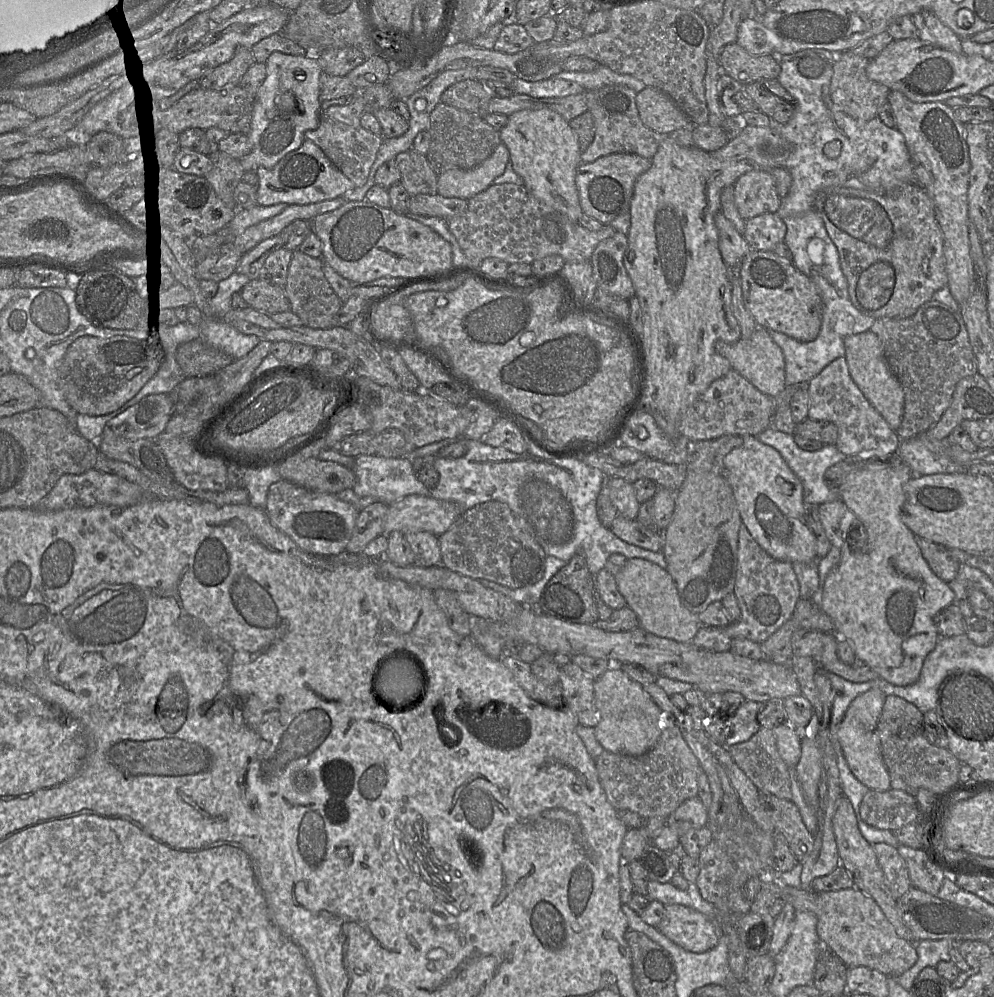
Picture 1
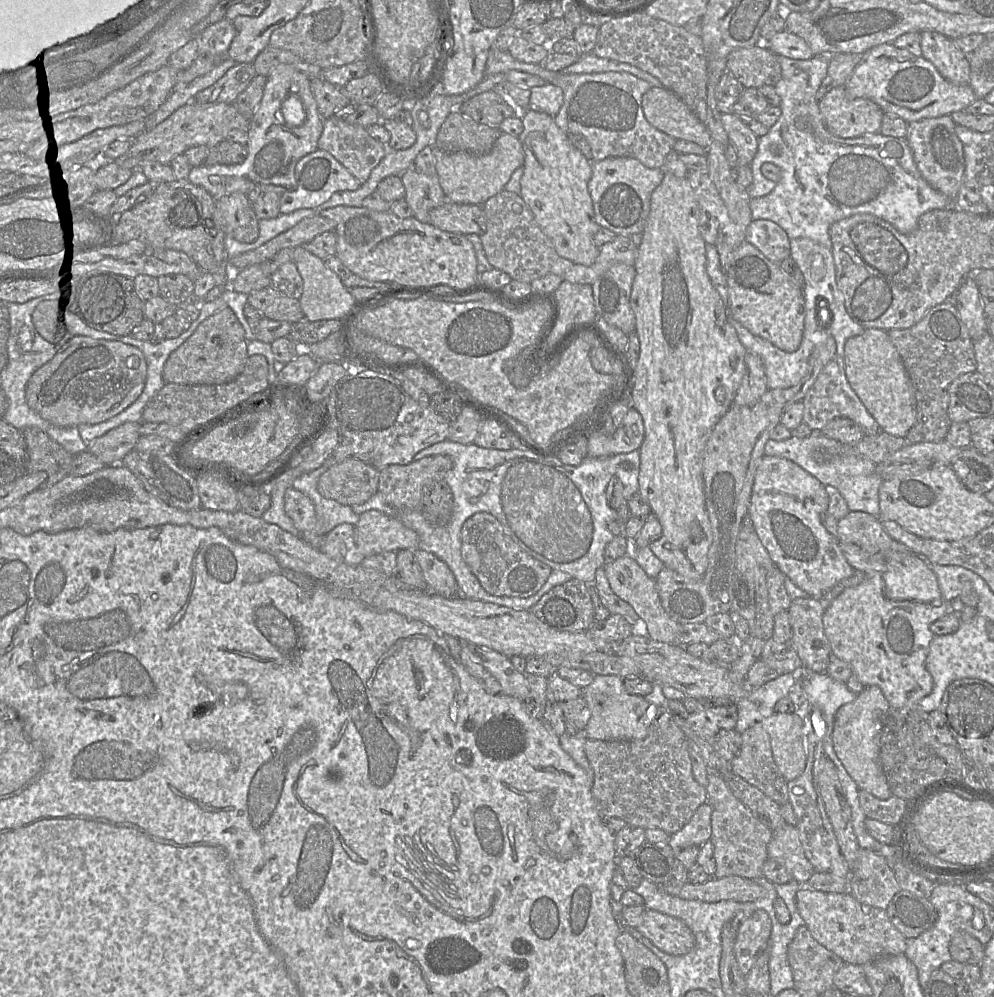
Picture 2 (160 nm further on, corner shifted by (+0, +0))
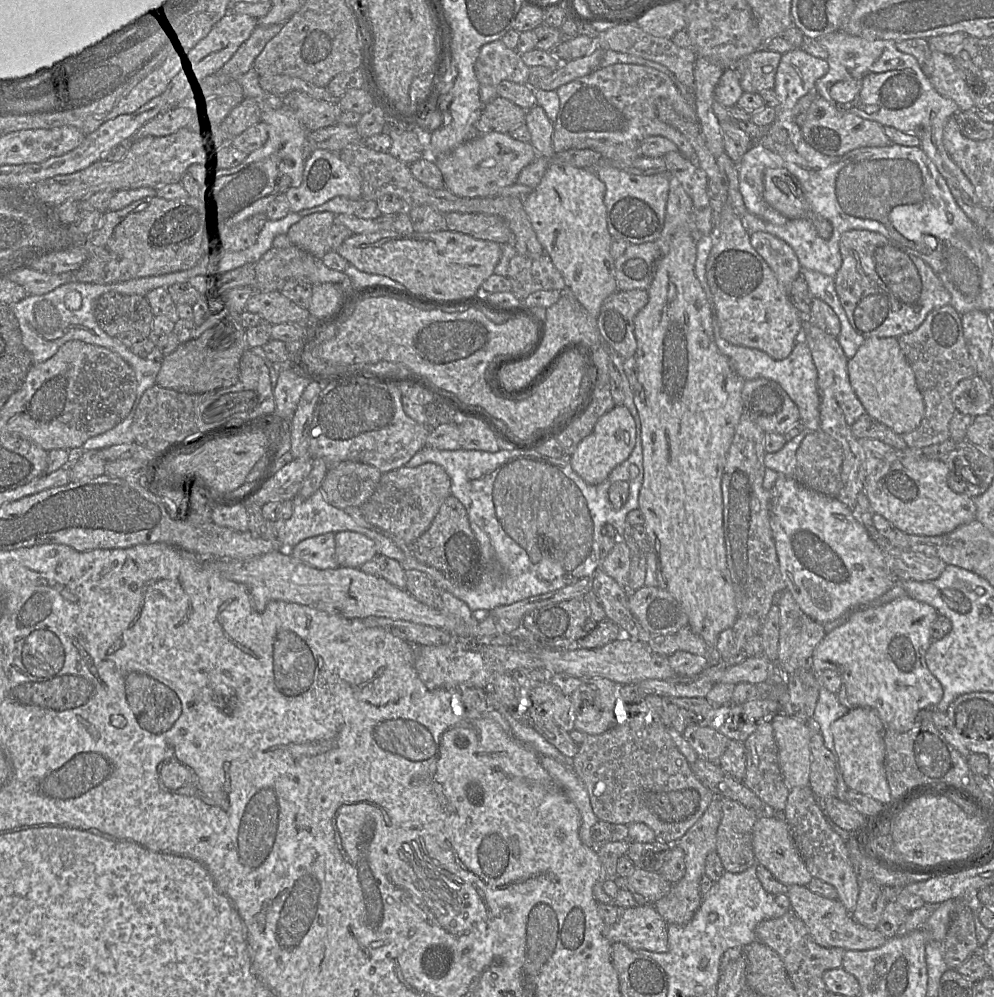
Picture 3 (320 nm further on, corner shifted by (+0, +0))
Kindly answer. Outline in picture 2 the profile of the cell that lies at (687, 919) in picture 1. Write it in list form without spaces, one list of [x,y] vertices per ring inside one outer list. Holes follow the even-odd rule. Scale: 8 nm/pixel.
[[[646,910],[642,922],[635,928],[658,949],[672,956],[688,954],[695,946],[695,936],[683,921],[658,911]]]

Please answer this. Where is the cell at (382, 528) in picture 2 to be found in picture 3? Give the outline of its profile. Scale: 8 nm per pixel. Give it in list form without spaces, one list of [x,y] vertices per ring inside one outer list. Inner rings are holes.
[[[351,531],[335,534],[335,557],[339,567],[360,568],[376,555],[375,543],[364,534]]]

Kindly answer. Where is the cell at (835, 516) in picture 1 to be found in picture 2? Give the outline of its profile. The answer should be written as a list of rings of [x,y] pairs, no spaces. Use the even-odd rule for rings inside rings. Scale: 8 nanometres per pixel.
[[[850,511],[844,518],[842,518],[838,522],[837,539],[845,559],[854,568],[856,571],[855,573],[885,572],[894,564],[901,564],[906,557],[917,555],[904,544],[892,539],[883,528],[879,517],[865,512]]]

